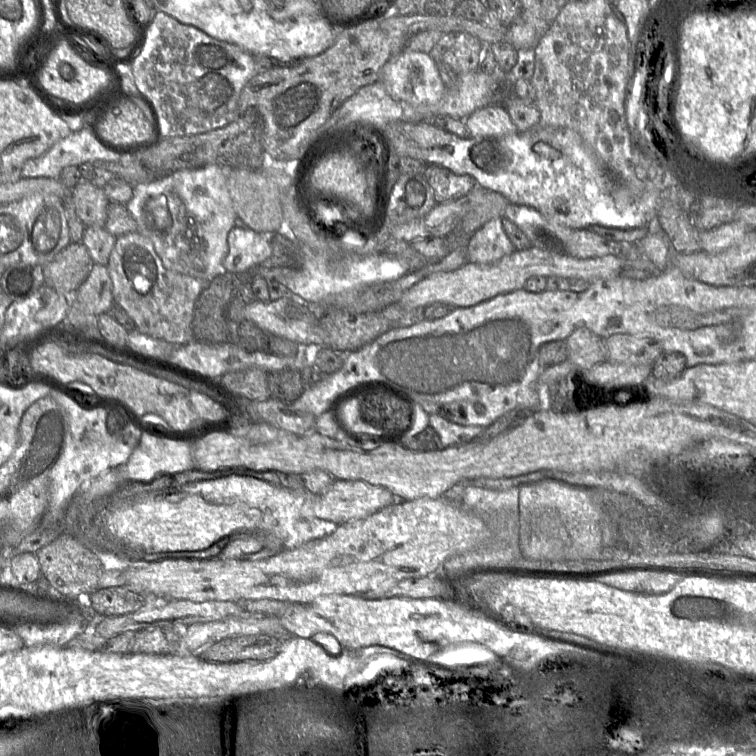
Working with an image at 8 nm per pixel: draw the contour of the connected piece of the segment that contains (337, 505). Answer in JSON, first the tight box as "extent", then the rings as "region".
{"extent":[314,480,396,524],"region":[[[335,480],[327,492],[314,499],[314,516],[343,524],[364,519],[396,501],[394,494],[384,487],[364,481]]]}

